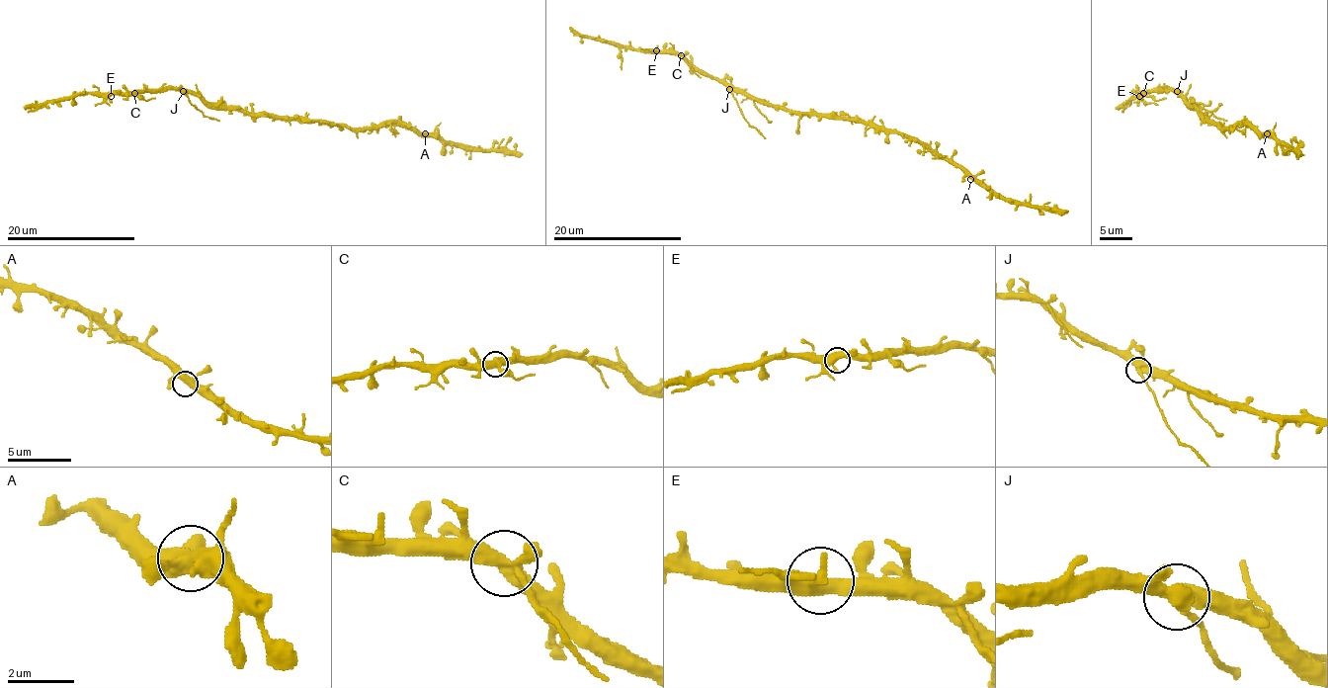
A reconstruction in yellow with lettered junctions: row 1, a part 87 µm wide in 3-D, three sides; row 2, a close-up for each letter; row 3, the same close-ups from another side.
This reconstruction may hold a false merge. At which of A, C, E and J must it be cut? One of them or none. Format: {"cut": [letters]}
{"cut": ["J"]}

